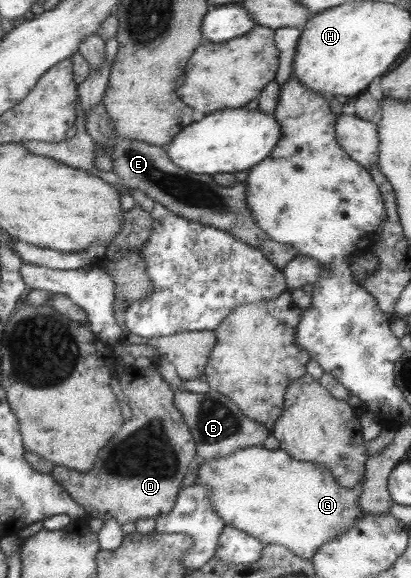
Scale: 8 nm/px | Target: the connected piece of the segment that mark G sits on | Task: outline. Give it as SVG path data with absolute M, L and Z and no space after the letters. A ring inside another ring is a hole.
M263 447L236 450L222 458L202 462L195 482L208 487L208 501L225 521L226 526L234 526L250 534L264 546L268 544L286 546L292 554L305 560L310 560L321 545L357 525L364 513L358 501L362 494L363 481L352 489L344 489L338 485L326 466L296 461L284 451L268 451Z

